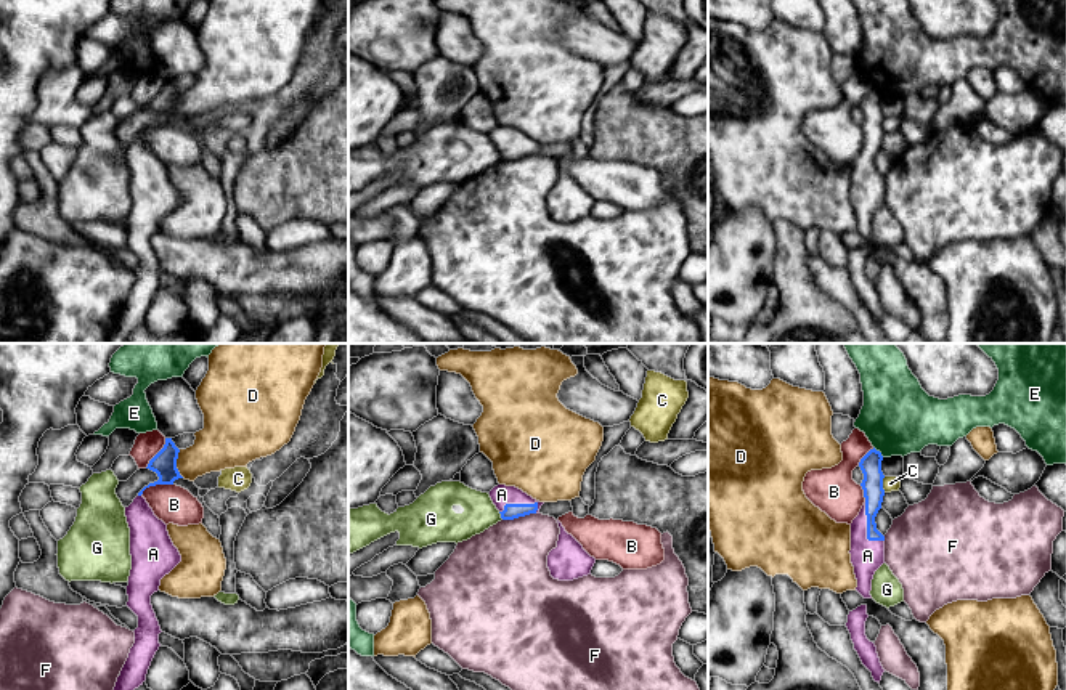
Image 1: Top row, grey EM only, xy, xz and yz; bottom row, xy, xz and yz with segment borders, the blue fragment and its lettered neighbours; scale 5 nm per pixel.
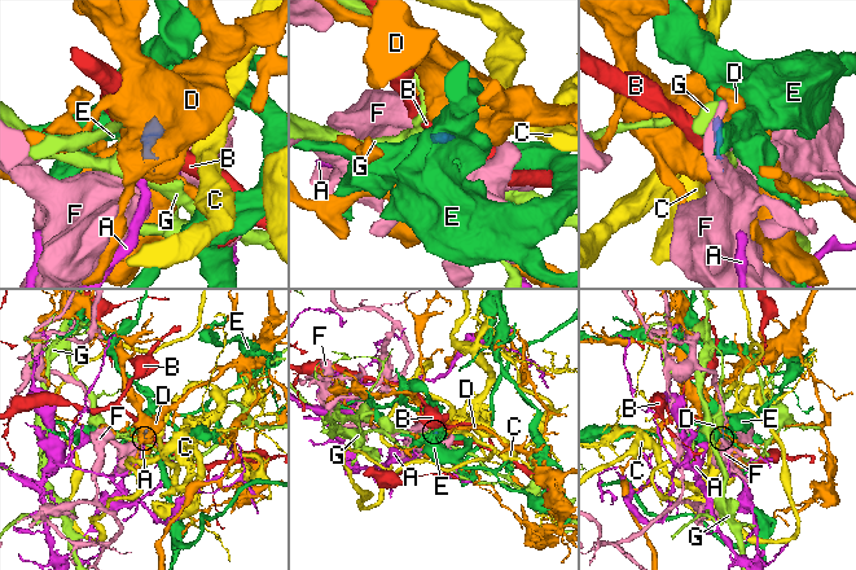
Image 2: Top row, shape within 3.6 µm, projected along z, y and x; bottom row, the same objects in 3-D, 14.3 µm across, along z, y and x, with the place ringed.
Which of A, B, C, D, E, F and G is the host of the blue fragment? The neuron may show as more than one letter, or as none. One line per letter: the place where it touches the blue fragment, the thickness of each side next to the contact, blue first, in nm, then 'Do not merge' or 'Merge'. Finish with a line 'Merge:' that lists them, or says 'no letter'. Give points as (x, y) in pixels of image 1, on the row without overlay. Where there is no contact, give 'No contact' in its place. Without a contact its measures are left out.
A: Touches blue at yz (867, 169). Thickness 110 nm (blue) against 160 nm. Merge
B: Touches blue at xy (156, 124). Thickness 120 nm (blue) against 190 nm. Do not merge
C: Touches blue at yz (882, 125). Thickness 110 nm (blue) against 80 nm. Do not merge
D: Touches blue at xy (175, 105). Thickness 120 nm (blue) against 240 nm. Do not merge
E: Touches blue at yz (878, 92). Thickness 110 nm (blue) against 360 nm. Do not merge
F: Touches blue at xz (519, 156). Thickness 80 nm (blue) against 400 nm. Do not merge
G: Touches blue at xz (501, 156). Thickness 80 nm (blue) against 160 nm. Do not merge
Merge: A

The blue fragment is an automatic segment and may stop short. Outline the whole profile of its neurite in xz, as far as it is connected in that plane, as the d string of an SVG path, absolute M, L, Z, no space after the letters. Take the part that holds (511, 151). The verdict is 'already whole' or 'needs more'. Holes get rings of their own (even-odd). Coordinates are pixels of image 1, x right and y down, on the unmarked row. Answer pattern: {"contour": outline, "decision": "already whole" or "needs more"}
{"contour": "M498 125L490 132L490 138L502 160L514 160L530 154L539 154L544 143L539 143L515 127Z", "decision": "needs more"}

